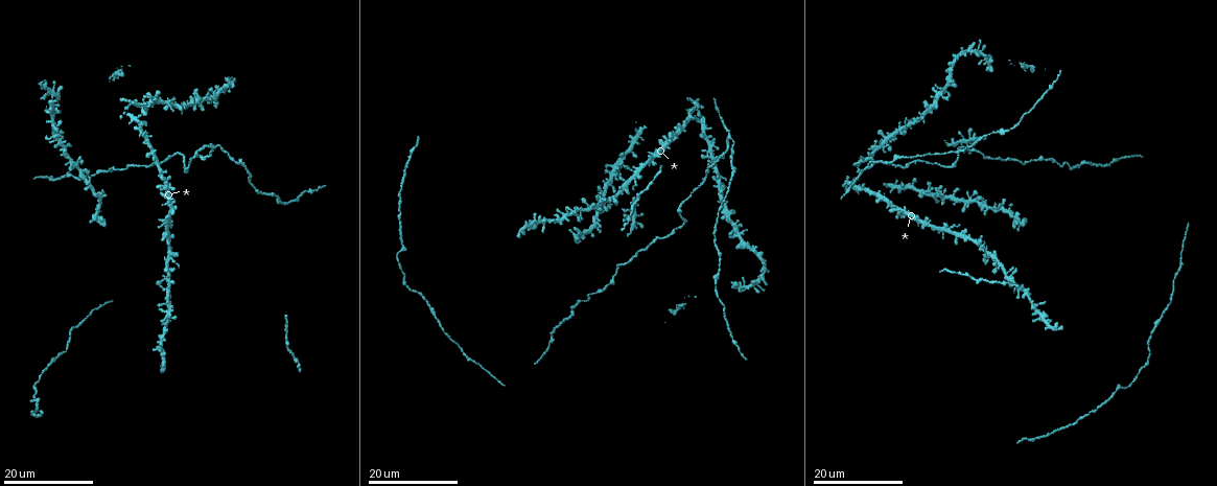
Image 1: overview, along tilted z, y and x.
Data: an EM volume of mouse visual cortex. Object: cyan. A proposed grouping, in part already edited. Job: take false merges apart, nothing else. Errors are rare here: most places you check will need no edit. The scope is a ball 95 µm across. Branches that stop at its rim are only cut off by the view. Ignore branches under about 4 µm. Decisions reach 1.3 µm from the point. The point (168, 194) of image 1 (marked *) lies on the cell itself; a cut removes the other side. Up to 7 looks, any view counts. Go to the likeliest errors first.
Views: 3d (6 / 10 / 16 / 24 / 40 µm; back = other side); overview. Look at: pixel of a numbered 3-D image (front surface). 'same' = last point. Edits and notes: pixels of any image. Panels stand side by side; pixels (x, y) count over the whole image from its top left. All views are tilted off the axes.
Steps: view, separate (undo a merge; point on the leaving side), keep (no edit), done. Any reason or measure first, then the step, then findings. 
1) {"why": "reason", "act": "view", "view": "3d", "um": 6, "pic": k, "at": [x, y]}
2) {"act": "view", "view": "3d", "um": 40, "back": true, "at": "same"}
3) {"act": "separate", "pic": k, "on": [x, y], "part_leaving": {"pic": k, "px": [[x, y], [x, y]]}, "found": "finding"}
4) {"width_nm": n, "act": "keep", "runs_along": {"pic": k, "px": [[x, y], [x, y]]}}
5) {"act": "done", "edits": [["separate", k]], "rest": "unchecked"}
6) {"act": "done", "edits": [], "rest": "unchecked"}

{"why": "four arms meet", "act": "view", "view": "3d", "um": 16, "pic": 1, "at": [1020, 290]}

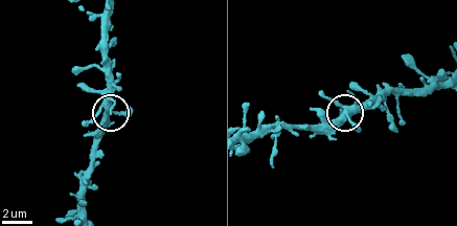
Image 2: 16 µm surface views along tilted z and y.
{"act": "view", "view": "3d", "um": 6, "at": "same"}

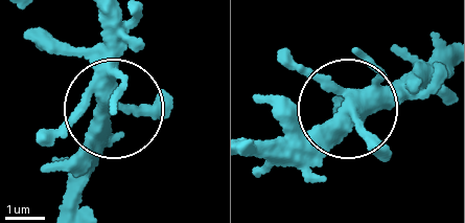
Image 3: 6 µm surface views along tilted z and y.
{"act": "keep", "runs_along": {"pic": 3, "px": [[442, 51], [329, 119], [251, 152]]}, "found": "one cell here"}

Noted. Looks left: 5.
{"why": "looks like a crossing", "act": "view", "view": "3d", "um": 24, "pic": 1, "at": [54, 95]}

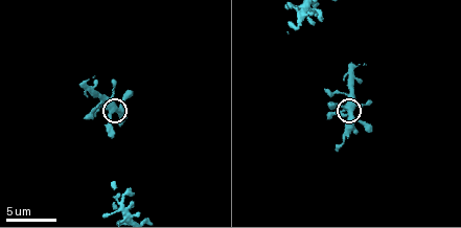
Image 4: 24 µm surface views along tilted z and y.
{"act": "view", "view": "3d", "um": 10, "pic": 4, "at": [348, 113]}

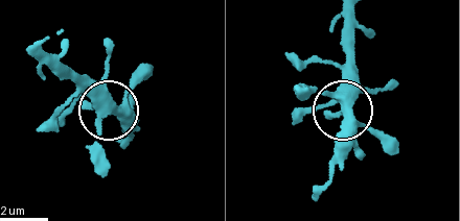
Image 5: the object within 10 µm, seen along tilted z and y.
{"why": "from behind", "act": "view", "view": "3d", "um": 10, "back": true, "pic": 5, "at": [346, 111]}

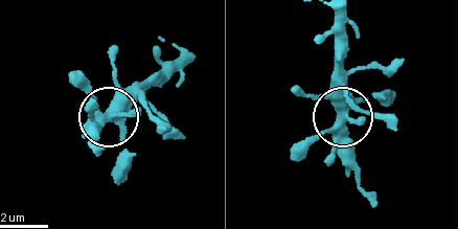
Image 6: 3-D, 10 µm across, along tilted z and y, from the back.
{"act": "keep", "found": "continuous, no second cell"}

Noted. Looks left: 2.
{"why": "branch point", "act": "view", "view": "3d", "um": 10, "pic": 4, "at": [120, 195]}

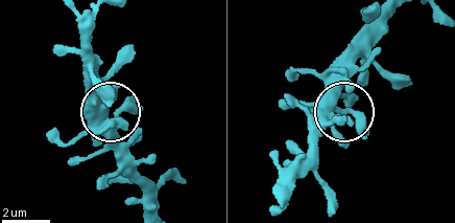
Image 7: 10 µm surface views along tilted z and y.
{"width_nm": 250, "act": "keep", "found": "all the same cell"}

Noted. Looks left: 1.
{"act": "done", "edits": [], "rest": "unchecked"}

